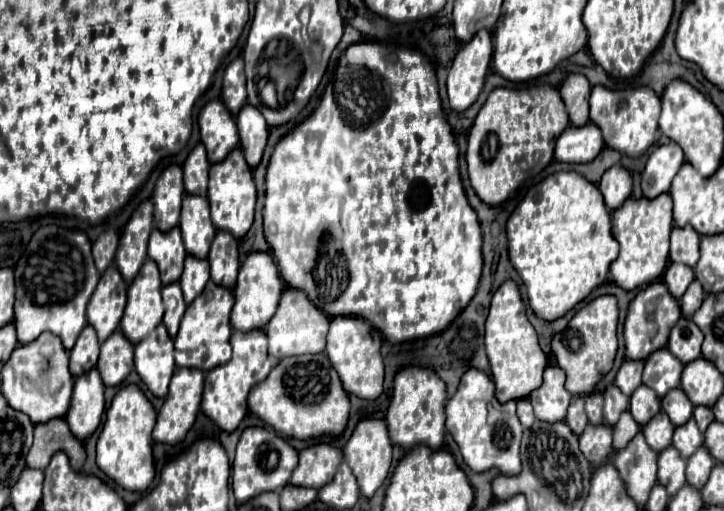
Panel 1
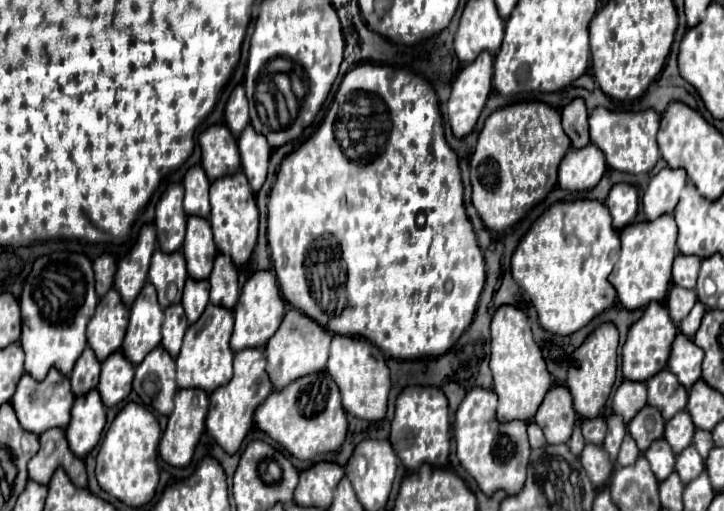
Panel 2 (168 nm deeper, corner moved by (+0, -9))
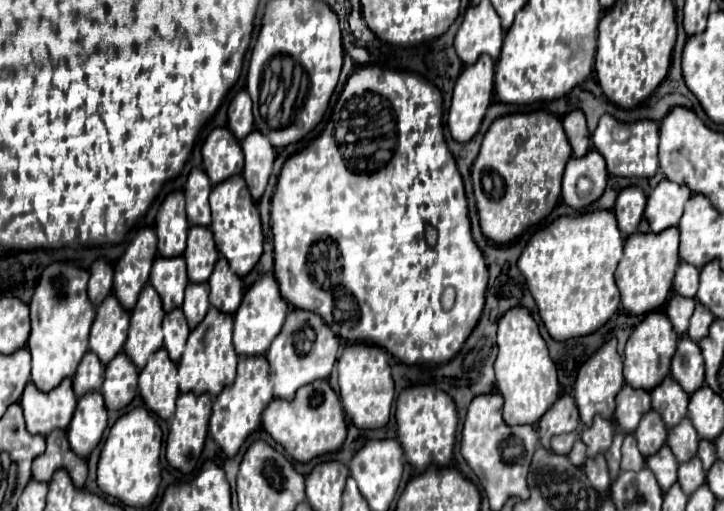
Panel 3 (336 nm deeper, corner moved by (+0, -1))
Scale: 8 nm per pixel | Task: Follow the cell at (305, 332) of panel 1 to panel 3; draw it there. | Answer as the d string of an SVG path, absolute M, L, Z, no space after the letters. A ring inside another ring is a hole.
M292 309L288 313L288 321L284 323L284 333L272 341L272 349L266 353L266 359L274 371L274 395L278 399L292 401L300 387L316 379L328 379L338 357L338 347L338 337L332 329L328 329L328 325L324 325L320 315Z

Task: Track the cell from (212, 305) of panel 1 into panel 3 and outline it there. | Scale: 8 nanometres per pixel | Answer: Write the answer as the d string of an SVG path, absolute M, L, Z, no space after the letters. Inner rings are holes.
M210 307L204 321L190 333L184 355L178 363L178 385L182 393L208 393L218 397L226 387L232 385L236 377L236 351L232 349L232 315L220 313Z

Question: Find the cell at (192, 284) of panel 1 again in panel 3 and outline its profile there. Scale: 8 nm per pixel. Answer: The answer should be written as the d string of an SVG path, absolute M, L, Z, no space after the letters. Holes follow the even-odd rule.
M188 283L188 293L182 305L182 311L186 315L186 321L190 329L194 329L210 309L208 303L208 283Z

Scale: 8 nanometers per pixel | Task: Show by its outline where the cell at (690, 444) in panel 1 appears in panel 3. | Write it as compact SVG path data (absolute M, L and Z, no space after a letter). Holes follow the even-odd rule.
M694 457L688 463L682 463L678 469L678 483L686 495L692 495L700 485L706 483L706 471L700 465L700 459Z

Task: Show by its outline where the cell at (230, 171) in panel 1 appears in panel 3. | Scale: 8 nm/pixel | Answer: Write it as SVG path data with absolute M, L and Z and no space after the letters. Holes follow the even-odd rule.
M232 177L220 185L216 185L212 189L212 233L214 233L214 241L216 241L216 249L228 259L230 269L238 275L238 277L246 277L254 265L258 263L260 255L262 255L262 227L260 227L260 215L258 215L258 207L252 201L248 187L244 185L244 179Z

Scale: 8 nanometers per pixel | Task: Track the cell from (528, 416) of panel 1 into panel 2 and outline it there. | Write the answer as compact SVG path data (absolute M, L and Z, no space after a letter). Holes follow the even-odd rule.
M534 421L528 423L528 439L530 439L530 445L532 445L532 447L546 445L546 439L544 439L544 435L542 435L542 429L540 429Z

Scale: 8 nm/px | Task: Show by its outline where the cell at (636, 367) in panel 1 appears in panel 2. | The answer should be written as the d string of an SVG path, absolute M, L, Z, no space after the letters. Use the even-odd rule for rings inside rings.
M624 379L612 401L614 413L618 413L624 419L624 423L628 423L644 405L646 405L644 383Z

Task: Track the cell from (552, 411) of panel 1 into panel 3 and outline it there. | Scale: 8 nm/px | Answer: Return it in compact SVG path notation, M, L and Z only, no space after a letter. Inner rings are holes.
M562 395L560 401L556 401L556 405L548 409L548 413L544 413L544 421L540 421L536 429L540 435L540 443L544 445L546 451L550 451L550 439L554 435L570 433L578 429L578 425L580 425L580 417L574 399L570 395Z

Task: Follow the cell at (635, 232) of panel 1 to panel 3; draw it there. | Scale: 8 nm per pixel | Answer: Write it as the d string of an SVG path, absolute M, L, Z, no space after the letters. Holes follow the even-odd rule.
M666 229L664 233L634 233L624 243L624 257L616 269L616 283L622 295L622 307L632 315L646 315L666 305L672 281L676 275L678 257L678 229Z

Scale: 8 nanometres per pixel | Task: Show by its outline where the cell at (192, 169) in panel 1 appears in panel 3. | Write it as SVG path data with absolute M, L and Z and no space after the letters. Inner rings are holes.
M198 169L192 171L186 181L186 215L190 225L210 227L210 205L208 205L210 191L212 185L208 181L208 175Z

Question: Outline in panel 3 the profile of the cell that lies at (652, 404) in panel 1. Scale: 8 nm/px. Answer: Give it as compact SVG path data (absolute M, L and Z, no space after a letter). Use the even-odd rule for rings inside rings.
M646 413L634 433L636 437L636 443L638 443L638 449L644 457L650 457L654 455L664 443L666 443L666 425L664 421L660 421L660 417L656 417L656 413Z

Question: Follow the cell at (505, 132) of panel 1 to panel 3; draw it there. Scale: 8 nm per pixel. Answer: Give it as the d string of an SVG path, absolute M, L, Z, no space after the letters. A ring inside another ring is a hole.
M536 111L536 113L518 113L496 119L488 129L488 133L484 135L478 159L472 165L474 195L480 217L480 229L484 237L496 245L510 245L526 229L548 217L560 201L562 175L570 157L572 157L572 147L568 145L560 119L556 119L554 115L546 111Z

